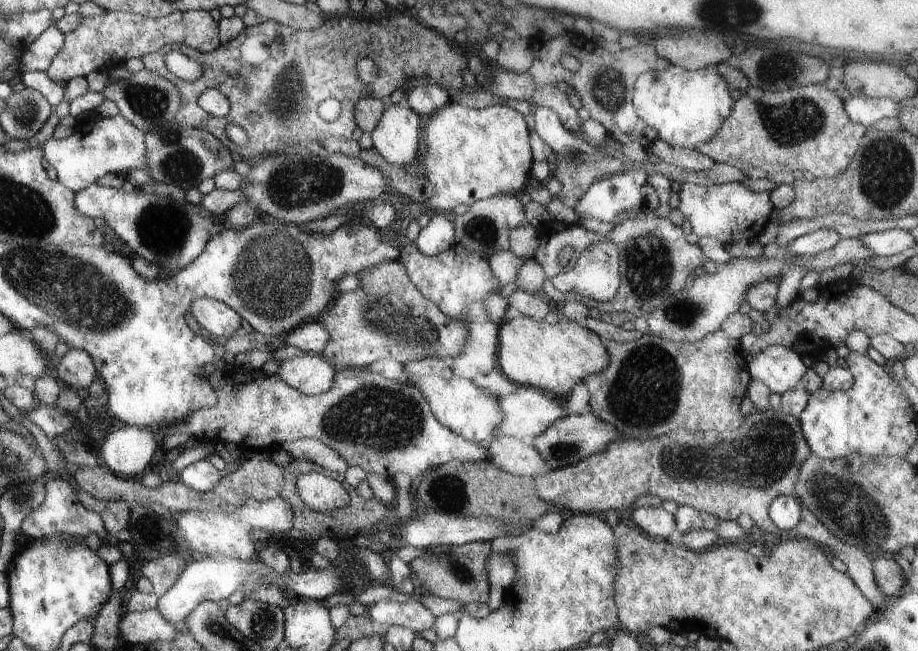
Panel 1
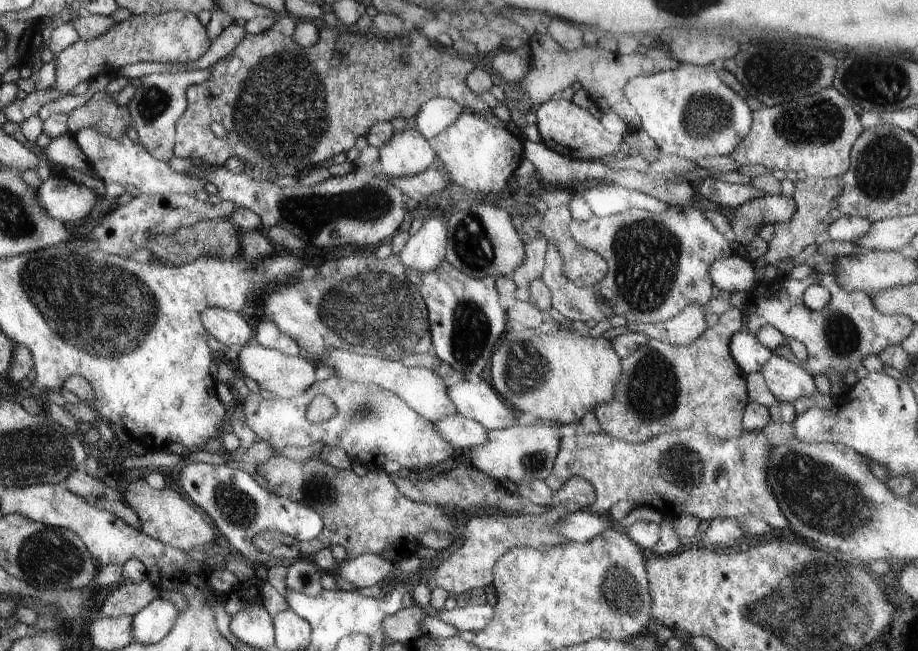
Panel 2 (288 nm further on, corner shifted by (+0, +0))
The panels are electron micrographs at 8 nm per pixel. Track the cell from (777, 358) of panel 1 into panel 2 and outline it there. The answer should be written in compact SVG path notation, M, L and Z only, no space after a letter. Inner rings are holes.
M767 354L765 364L757 370L771 392L775 402L795 402L801 396L811 396L817 388L813 384L813 378L801 370L797 364L789 362L783 356Z

